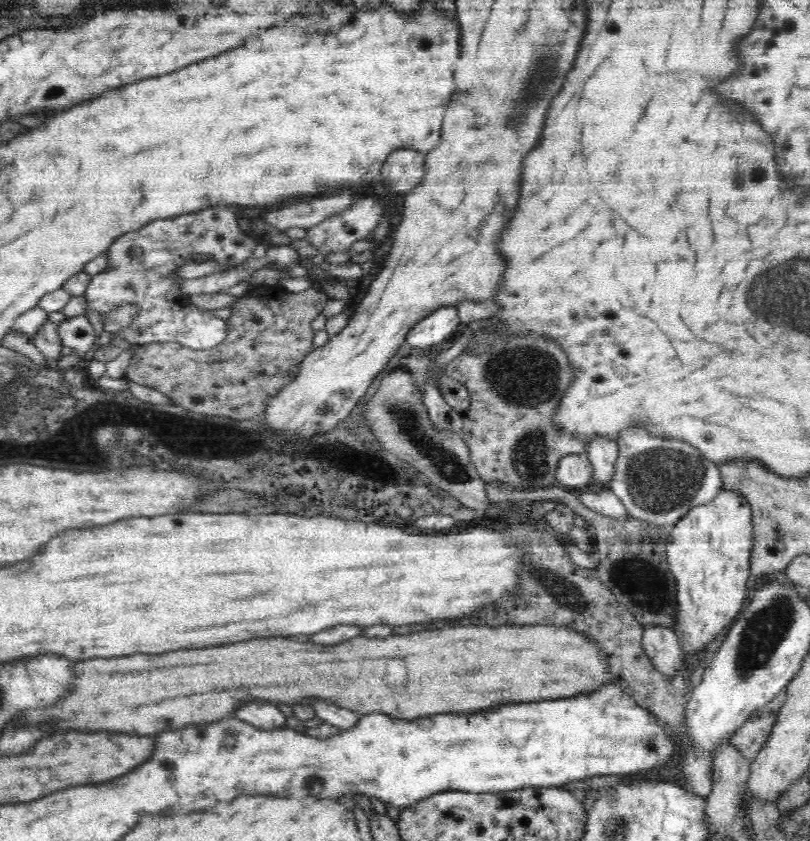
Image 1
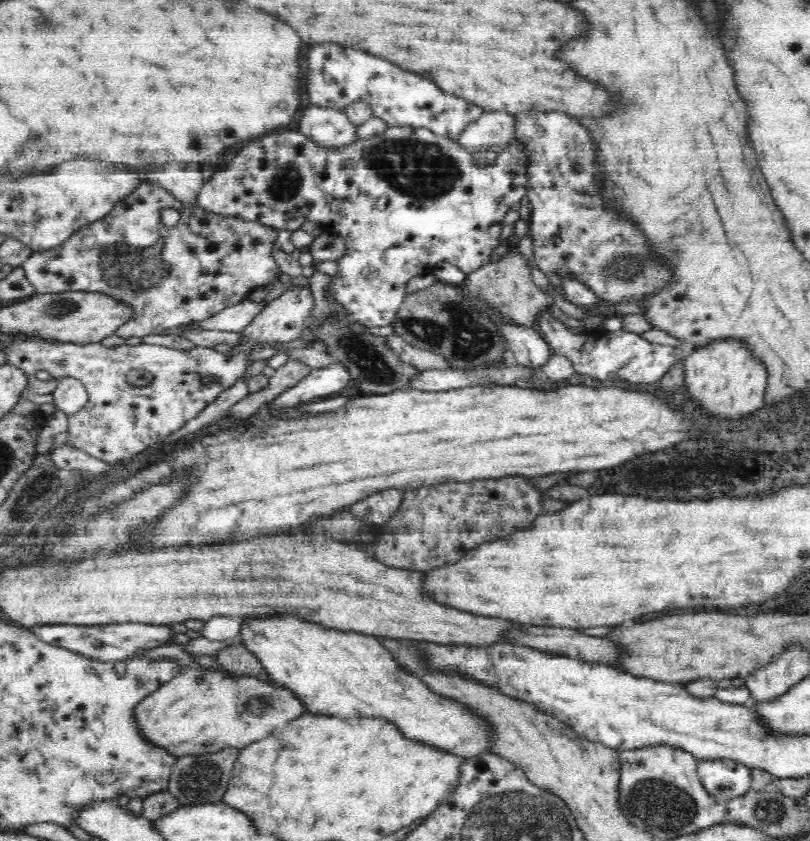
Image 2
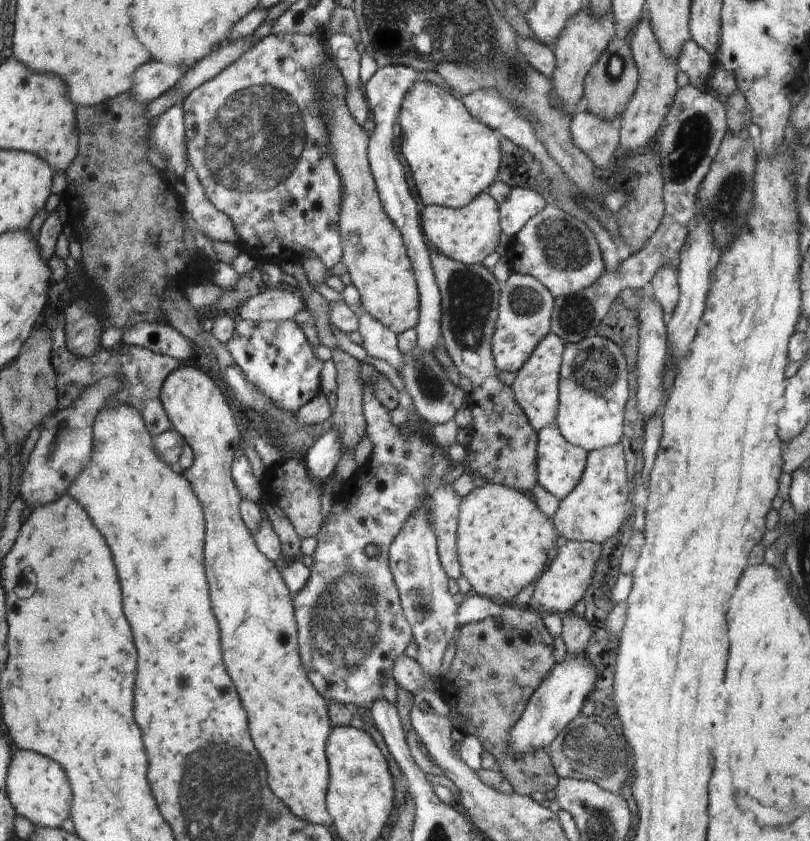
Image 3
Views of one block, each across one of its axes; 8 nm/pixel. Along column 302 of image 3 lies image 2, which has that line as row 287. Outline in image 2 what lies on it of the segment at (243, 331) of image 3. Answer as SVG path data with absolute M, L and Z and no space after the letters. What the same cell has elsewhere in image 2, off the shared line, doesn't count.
M389 126L380 134L366 139L358 138L347 147L324 147L304 136L300 131L291 130L290 132L277 132L275 135L262 135L250 144L244 145L244 148L228 162L226 168L222 168L218 172L214 171L214 176L212 175L204 183L197 197L197 204L205 211L217 215L257 222L280 230L293 232L300 229L306 221L316 222L324 228L331 227L334 233L340 235L346 243L346 254L337 260L338 274L332 276L332 284L330 284L334 303L340 303L344 306L346 313L354 321L365 327L382 328L382 326L392 326L392 322L396 320L398 310L400 310L404 297L407 295L405 286L413 276L428 274L431 268L440 262L449 262L468 275L470 272L478 270L480 266L484 266L484 260L493 258L491 255L492 249L501 244L500 234L502 234L502 228L504 228L506 212L510 210L512 204L519 204L522 199L526 198L526 182L528 182L526 160L528 160L526 145L514 140L499 152L497 160L492 166L474 166L476 161L466 149L460 146L460 143L445 136L438 136L435 132L424 127Z

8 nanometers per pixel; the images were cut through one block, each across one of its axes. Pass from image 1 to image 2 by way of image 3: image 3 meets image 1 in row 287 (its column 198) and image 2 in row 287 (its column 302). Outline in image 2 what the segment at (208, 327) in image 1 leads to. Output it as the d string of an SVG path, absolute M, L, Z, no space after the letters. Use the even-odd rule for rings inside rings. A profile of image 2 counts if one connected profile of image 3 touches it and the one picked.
M142 181L129 196L117 201L114 208L106 216L100 217L98 220L79 228L60 246L55 246L48 250L32 251L32 254L21 264L21 267L24 269L26 277L28 277L28 282L32 283L37 293L97 292L102 295L108 295L109 298L125 304L131 310L131 315L114 334L124 339L130 338L130 336L138 336L142 339L148 334L161 334L167 328L176 328L182 326L182 324L192 324L206 320L208 317L214 316L217 312L223 311L224 308L234 306L234 304L245 300L248 293L254 288L274 284L279 279L284 280L285 277L282 275L280 266L276 264L276 257L274 256L274 244L276 244L277 236L278 229L274 227L205 211L198 205L190 205L178 200L171 193L168 193L168 190L164 189L163 186L156 184L155 181ZM164 212L179 212L180 219L176 220L176 224L164 224Z

